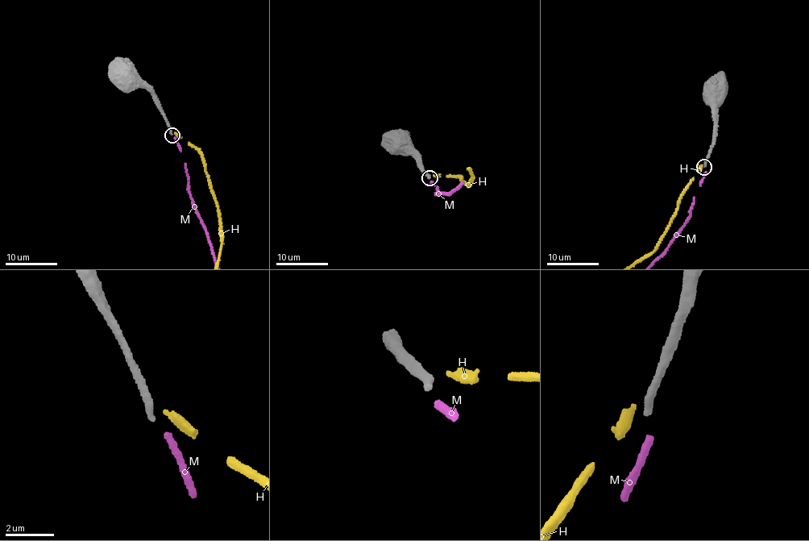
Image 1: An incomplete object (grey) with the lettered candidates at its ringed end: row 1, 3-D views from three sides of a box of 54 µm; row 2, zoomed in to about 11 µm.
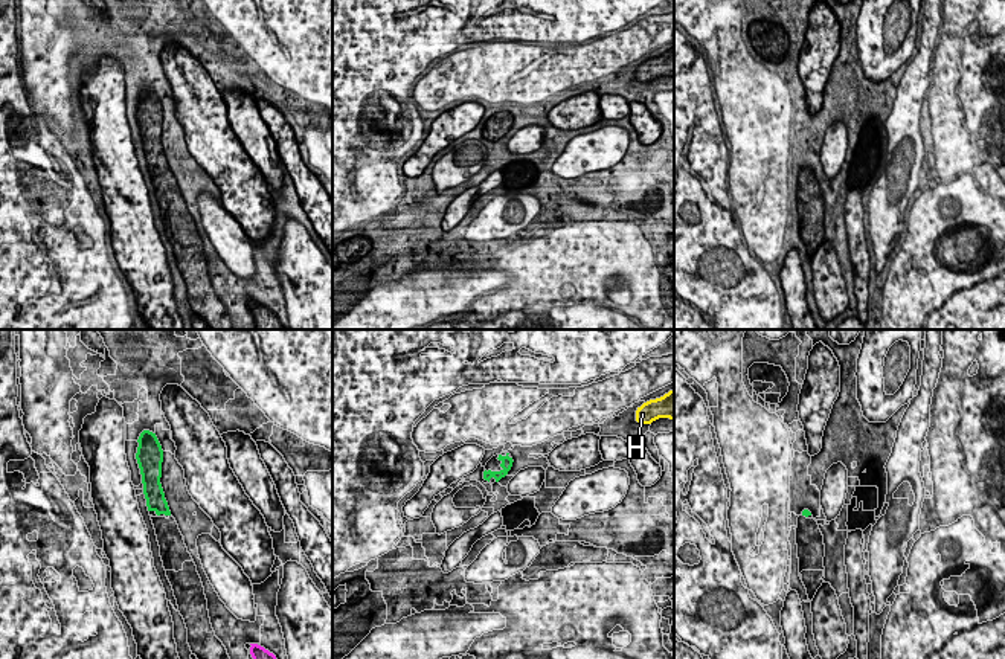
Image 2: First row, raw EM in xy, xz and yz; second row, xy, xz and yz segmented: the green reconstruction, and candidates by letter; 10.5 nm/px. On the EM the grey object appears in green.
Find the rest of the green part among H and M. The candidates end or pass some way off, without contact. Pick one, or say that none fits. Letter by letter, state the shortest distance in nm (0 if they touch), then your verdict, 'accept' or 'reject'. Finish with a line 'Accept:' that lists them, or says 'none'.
H: gap 1350 nm; reject
M: gap 1600 nm; reject
Accept: none

